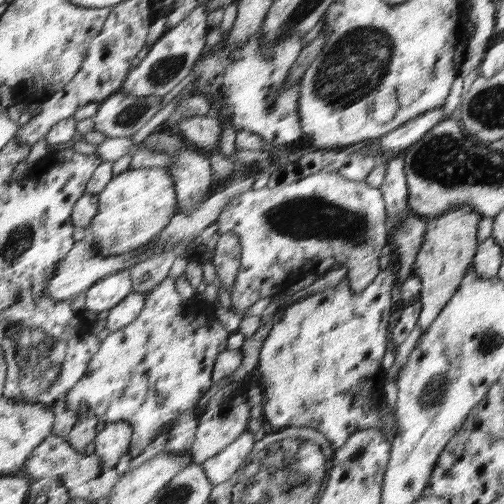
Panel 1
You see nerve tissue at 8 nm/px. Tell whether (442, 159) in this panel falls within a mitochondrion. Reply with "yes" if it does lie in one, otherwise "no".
yes

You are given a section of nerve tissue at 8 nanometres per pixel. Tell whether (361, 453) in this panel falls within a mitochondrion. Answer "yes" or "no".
yes

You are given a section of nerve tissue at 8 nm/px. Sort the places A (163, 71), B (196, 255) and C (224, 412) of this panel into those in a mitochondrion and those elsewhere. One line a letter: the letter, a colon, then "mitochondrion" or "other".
A: mitochondrion
B: other
C: mitochondrion

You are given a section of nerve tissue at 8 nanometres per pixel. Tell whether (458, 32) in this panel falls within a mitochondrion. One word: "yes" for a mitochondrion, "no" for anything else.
no

